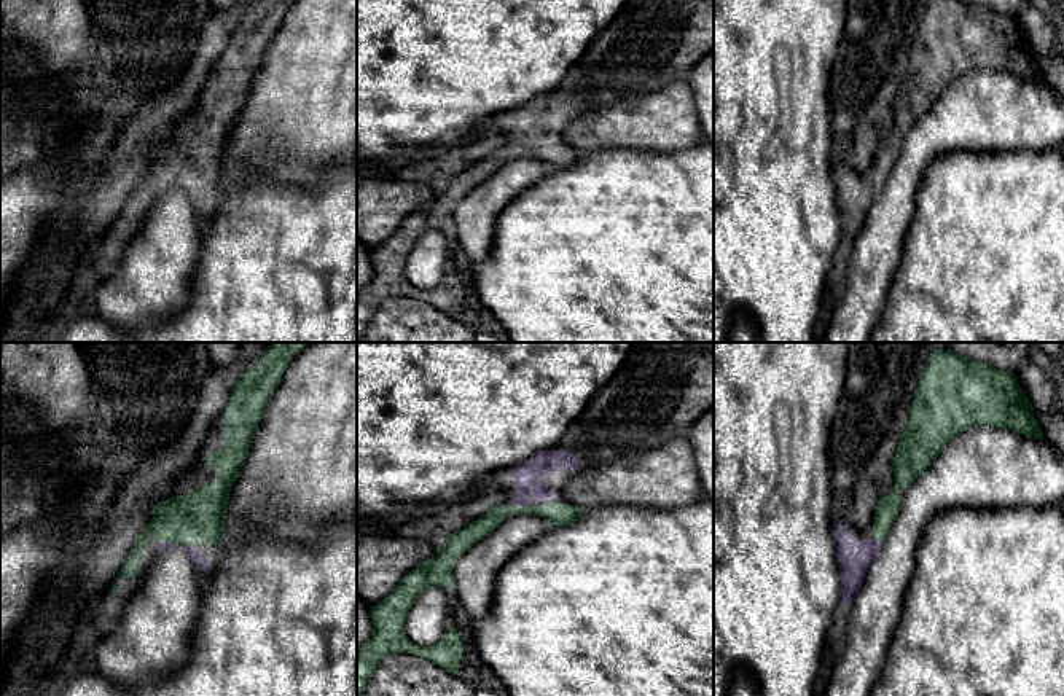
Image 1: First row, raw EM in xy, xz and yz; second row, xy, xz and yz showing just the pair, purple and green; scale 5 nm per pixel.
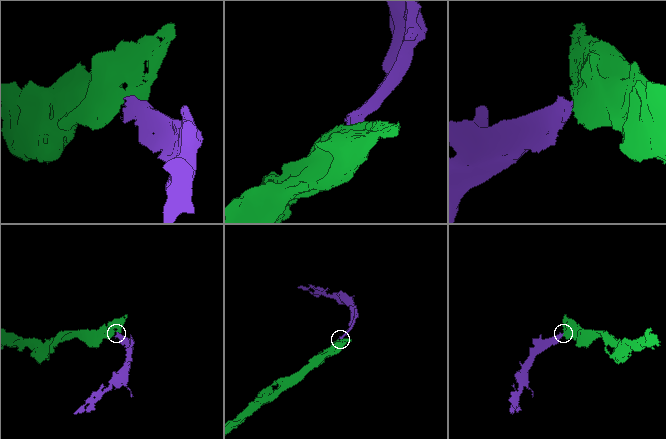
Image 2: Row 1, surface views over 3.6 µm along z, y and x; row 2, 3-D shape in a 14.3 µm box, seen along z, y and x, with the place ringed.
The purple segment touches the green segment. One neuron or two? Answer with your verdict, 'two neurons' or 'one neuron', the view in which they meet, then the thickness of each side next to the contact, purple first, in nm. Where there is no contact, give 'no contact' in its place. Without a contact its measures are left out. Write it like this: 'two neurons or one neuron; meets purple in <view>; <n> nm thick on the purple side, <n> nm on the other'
one neuron; meets purple in xz; 160 nm thick on the purple side, 110 nm on the other

